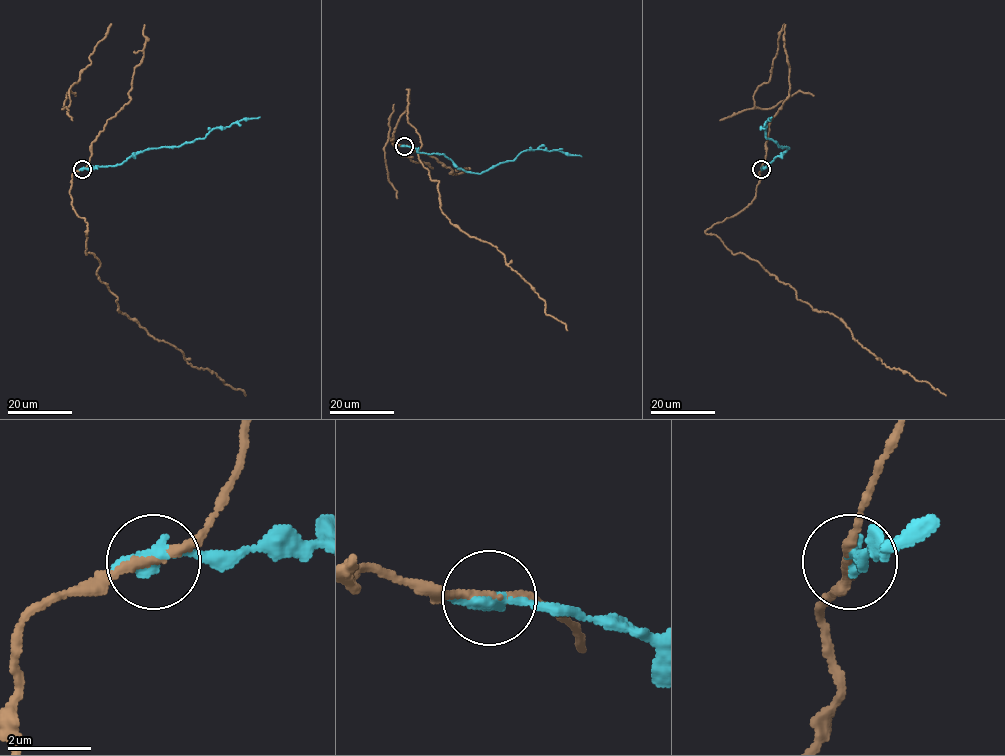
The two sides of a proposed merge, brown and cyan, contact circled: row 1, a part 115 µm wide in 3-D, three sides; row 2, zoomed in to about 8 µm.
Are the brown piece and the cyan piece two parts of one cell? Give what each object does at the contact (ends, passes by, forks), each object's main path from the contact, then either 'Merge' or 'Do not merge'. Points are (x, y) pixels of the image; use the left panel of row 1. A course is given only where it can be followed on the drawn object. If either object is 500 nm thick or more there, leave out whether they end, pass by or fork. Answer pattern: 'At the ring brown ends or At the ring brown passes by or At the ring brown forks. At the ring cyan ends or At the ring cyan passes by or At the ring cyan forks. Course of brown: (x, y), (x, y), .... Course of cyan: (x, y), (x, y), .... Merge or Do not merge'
At the ring brown passes by. At the ring cyan ends. Course of brown: (83, 169), (72, 174), (71, 205), (87, 224), (85, 253), (98, 258), (96, 274), (120, 312), (246, 395). Course of cyan: (83, 169), (122, 164), (137, 153), (178, 146), (204, 138), (213, 128), (260, 117). Do not merge

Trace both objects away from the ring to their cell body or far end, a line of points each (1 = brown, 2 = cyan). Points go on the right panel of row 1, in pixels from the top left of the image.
1: (761, 169), (754, 199), (705, 232), (756, 260), (813, 309), (837, 316), (887, 366), (946, 395)
2: (761, 169), (768, 167), (788, 148), (766, 138), (766, 122), (771, 117)

